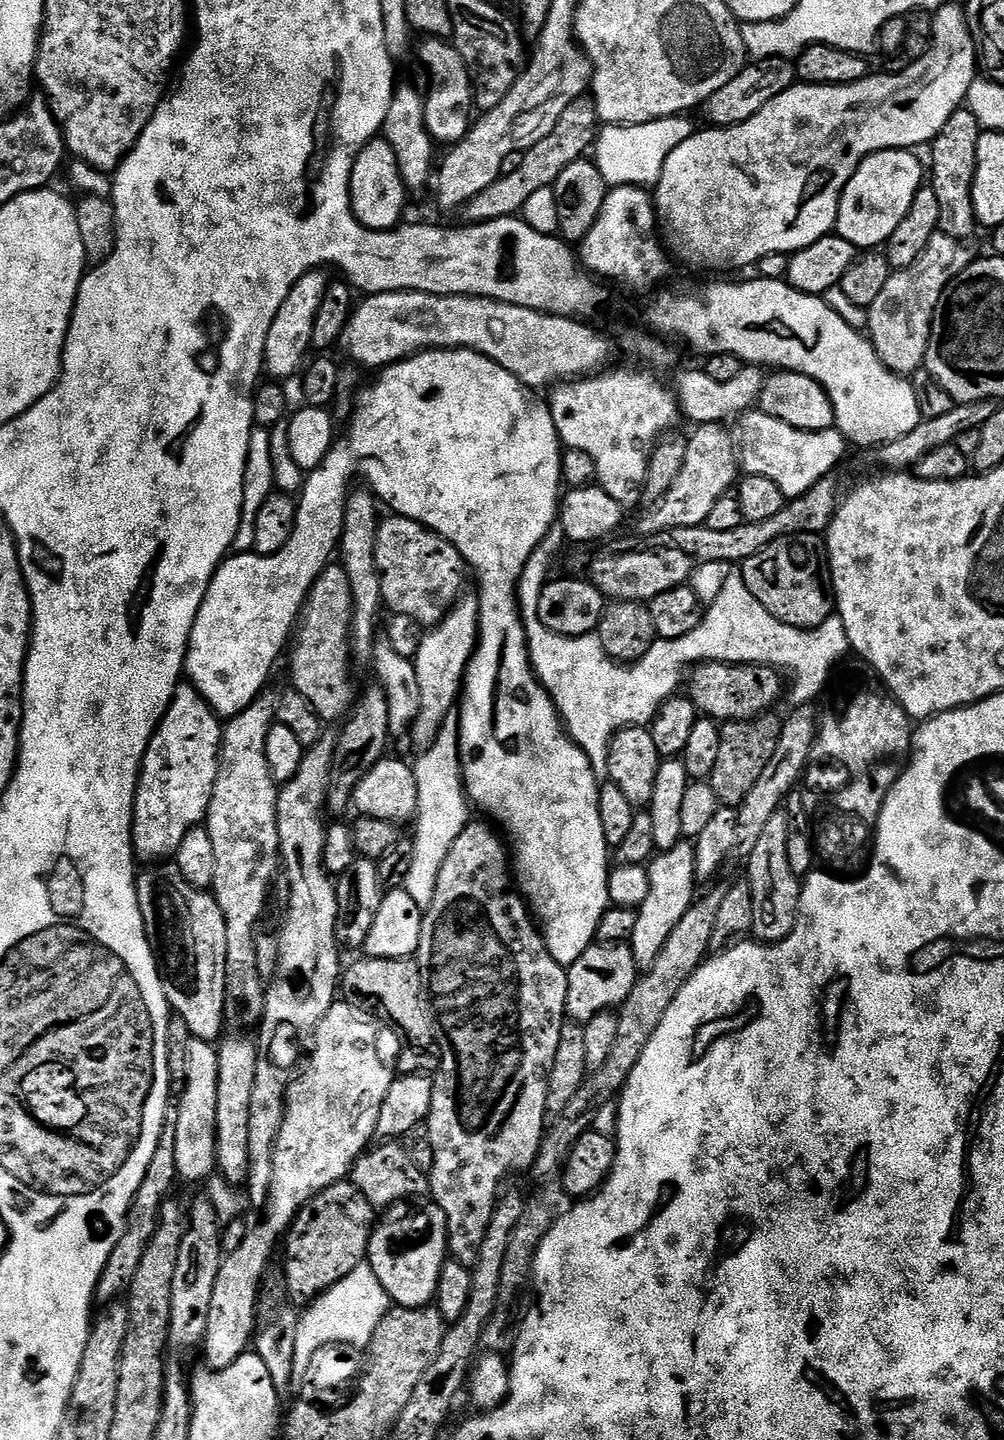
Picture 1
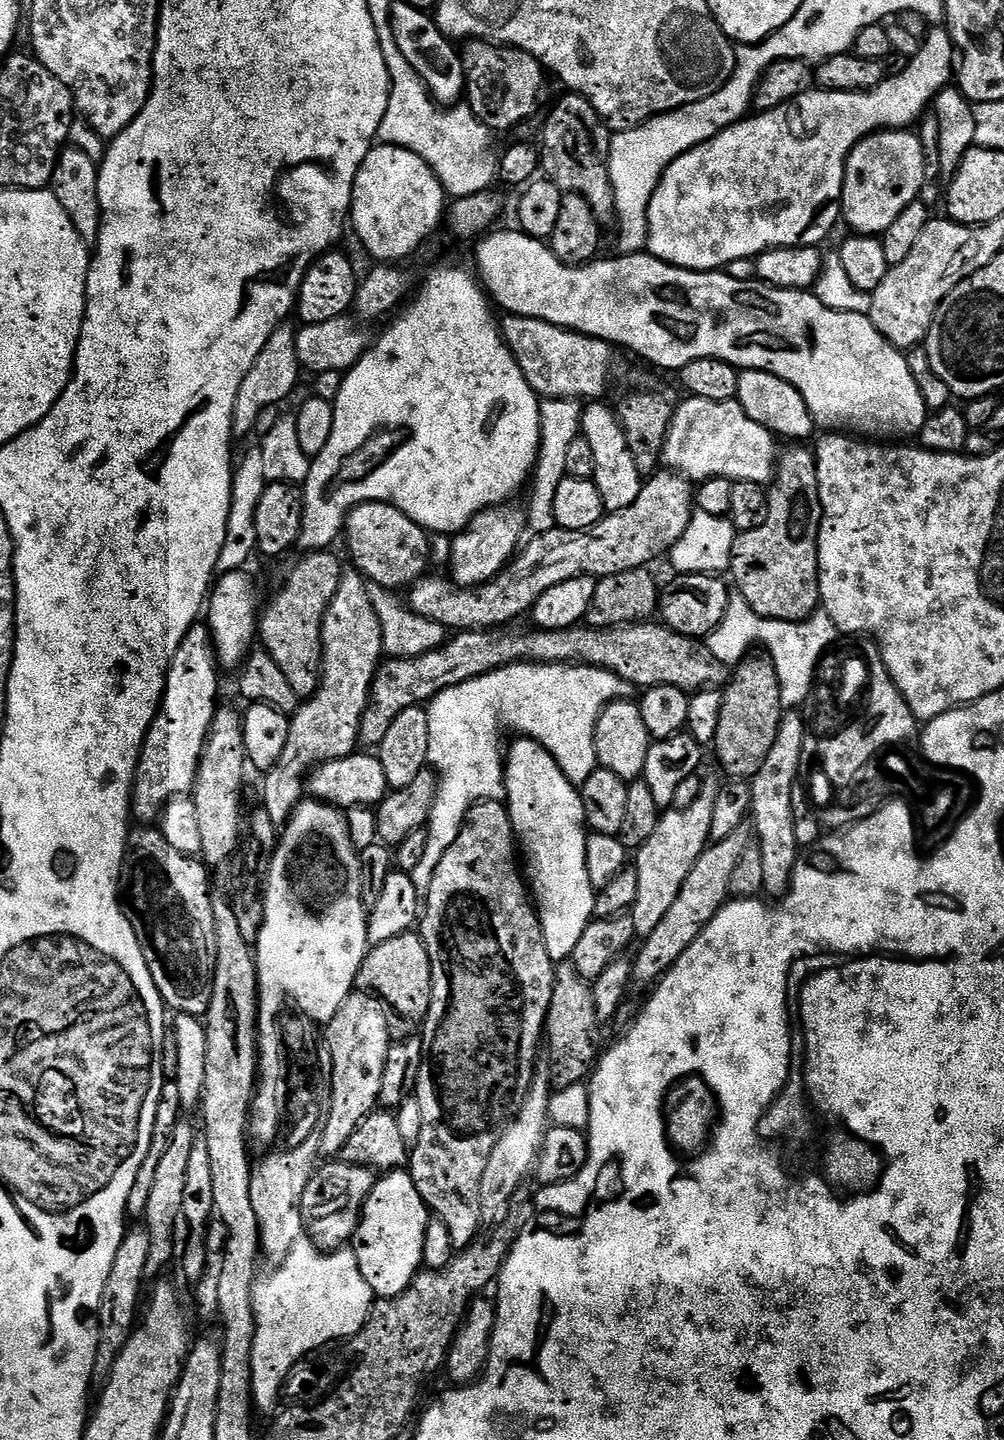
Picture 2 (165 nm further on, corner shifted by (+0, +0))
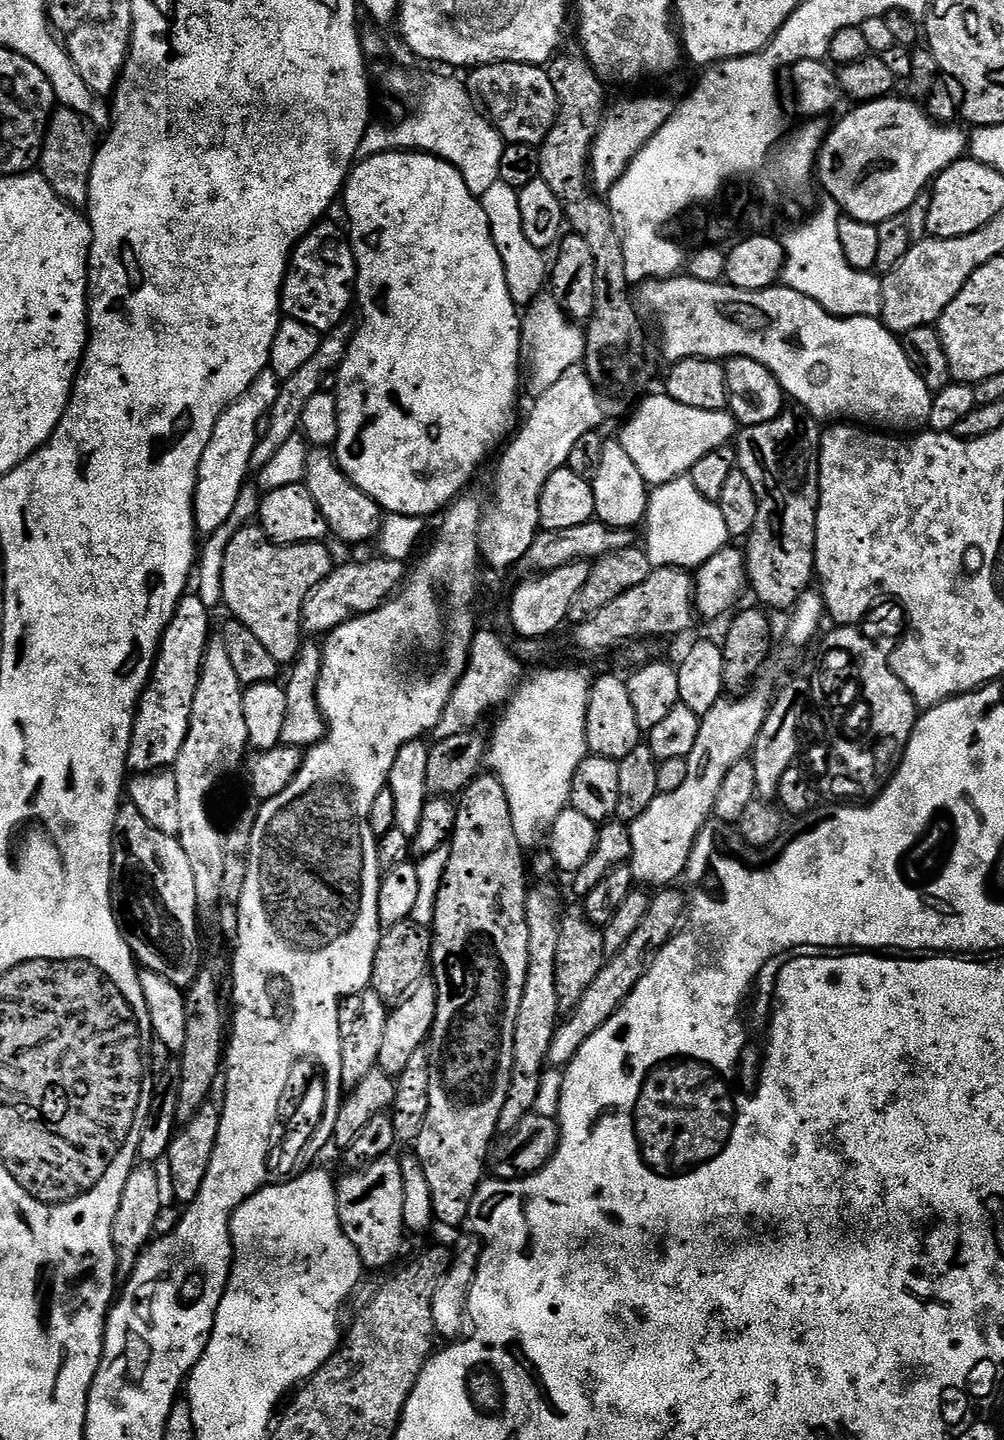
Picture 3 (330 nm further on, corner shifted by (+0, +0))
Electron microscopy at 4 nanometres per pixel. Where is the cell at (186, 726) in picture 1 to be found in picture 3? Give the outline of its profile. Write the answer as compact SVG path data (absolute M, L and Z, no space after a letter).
M186 594L178 602L174 618L168 623L164 636L160 639L160 651L156 653L152 679L149 680L147 688L140 695L139 704L136 705L136 717L128 751L128 768L133 773L159 772L171 769L175 765L178 754L182 750L182 742L186 742L186 734L190 726L190 710L194 706L194 690L198 690L198 678L202 674L204 665L204 652L214 632L212 616L213 613L205 606L200 596Z

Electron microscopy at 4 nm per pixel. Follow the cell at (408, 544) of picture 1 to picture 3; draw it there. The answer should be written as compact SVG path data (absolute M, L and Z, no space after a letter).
M313 447L308 453L308 465L304 475L304 484L310 490L310 498L322 510L322 518L326 518L328 531L337 536L344 544L364 544L367 540L375 541L380 535L382 509L350 478L340 471L335 455L328 448Z

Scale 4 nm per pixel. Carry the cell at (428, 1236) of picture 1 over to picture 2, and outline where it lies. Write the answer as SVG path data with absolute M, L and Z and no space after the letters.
M411 1171L386 1172L377 1179L350 1241L352 1252L358 1258L358 1270L362 1278L366 1278L366 1286L370 1286L373 1297L396 1299L422 1271L422 1246L426 1242L429 1219L429 1210L422 1194L418 1194Z

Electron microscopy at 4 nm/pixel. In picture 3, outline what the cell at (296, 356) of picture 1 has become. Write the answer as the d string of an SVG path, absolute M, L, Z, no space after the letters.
M265 370L254 378L250 390L246 390L246 394L242 394L242 398L235 400L218 418L214 434L210 434L206 454L202 454L202 462L198 466L192 510L196 514L196 527L201 533L217 532L224 525L234 510L234 502L238 502L240 489L249 483L253 471L252 455L258 439L258 422L265 420L272 411L281 383L280 377L271 370Z

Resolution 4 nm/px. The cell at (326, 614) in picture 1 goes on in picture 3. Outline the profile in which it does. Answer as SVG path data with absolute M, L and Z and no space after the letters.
M259 526L240 528L238 534L230 540L226 550L226 566L222 568L222 604L229 608L231 619L242 622L246 630L252 631L258 637L258 642L266 646L267 652L281 666L291 666L296 663L300 654L300 645L304 630L304 603L308 595L328 577L334 567L332 552L327 543L315 544L276 544L268 539L264 529Z

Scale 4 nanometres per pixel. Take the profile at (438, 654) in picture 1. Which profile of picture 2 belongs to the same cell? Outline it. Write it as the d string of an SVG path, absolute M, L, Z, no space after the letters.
M513 506L485 508L470 521L467 528L451 537L451 583L462 588L474 588L488 583L508 567L520 545L520 532L525 528L525 513Z

